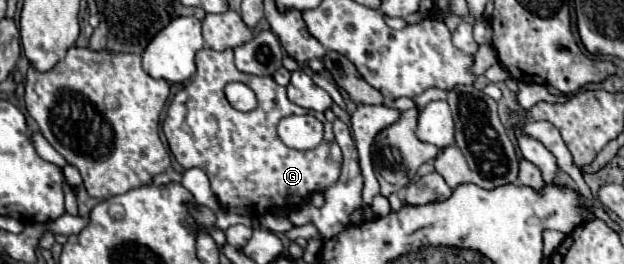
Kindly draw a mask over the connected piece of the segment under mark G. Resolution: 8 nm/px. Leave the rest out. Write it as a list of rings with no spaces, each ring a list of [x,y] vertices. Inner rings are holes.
[[[206,47],[206,49],[198,51],[196,53],[196,75],[192,77],[190,85],[185,85],[184,89],[175,95],[170,104],[167,110],[167,118],[162,125],[164,135],[168,139],[170,151],[174,151],[176,161],[184,169],[198,167],[208,175],[214,195],[218,197],[220,205],[230,213],[254,217],[254,215],[266,215],[274,209],[292,211],[292,209],[300,207],[314,191],[322,191],[322,189],[334,185],[334,181],[338,181],[338,169],[342,165],[342,153],[340,153],[340,149],[334,141],[332,123],[324,119],[323,113],[302,109],[298,105],[290,103],[288,97],[286,97],[286,89],[280,87],[272,77],[256,77],[256,75],[240,73],[234,65],[234,53],[230,49],[214,51],[214,49]],[[232,81],[242,81],[242,83],[250,85],[250,89],[254,89],[254,93],[258,97],[258,107],[254,111],[240,113],[240,111],[232,109],[232,105],[228,103],[228,99],[224,95],[224,87]],[[306,113],[318,117],[324,123],[324,139],[322,139],[320,147],[310,149],[310,151],[288,149],[278,139],[276,125],[282,117],[305,115]],[[174,143],[178,143],[178,147],[180,147],[178,151],[174,149]]]

